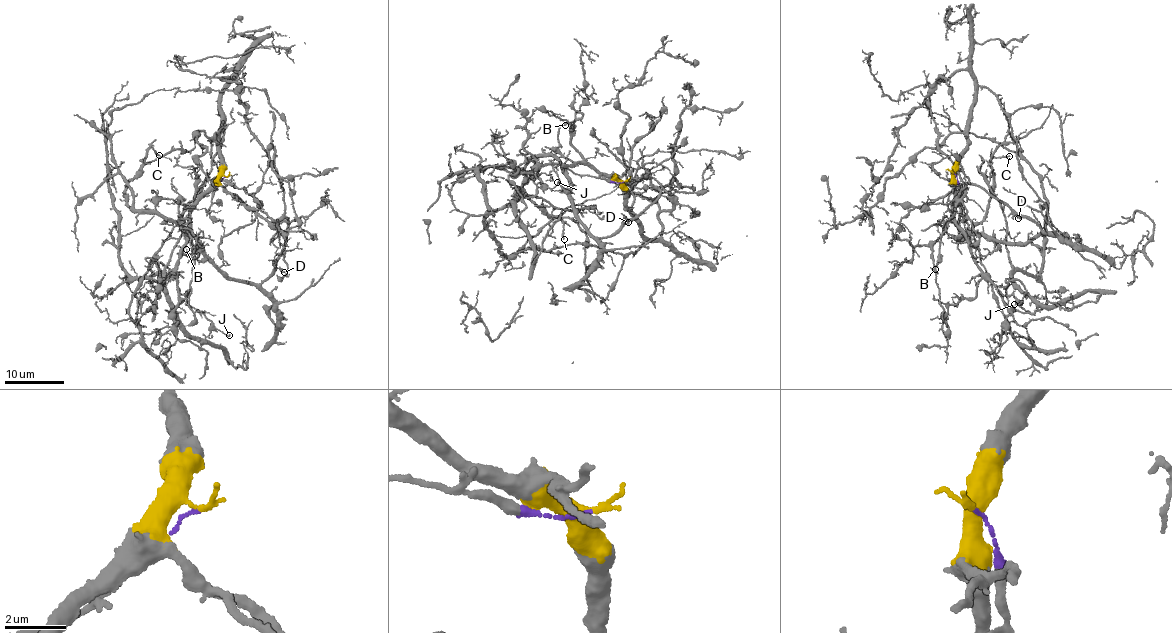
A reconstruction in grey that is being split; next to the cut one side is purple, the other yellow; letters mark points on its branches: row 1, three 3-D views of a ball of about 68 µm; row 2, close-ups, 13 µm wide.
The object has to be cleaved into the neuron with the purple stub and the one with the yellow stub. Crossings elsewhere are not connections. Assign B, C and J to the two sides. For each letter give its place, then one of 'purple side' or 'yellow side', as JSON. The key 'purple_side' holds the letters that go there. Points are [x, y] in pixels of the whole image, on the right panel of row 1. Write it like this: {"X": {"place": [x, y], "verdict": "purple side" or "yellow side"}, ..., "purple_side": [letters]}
{"B": {"place": [935, 269], "verdict": "yellow side"}, "C": {"place": [1009, 156], "verdict": "purple side"}, "J": {"place": [1014, 304], "verdict": "yellow side"}, "purple_side": ["C"]}

